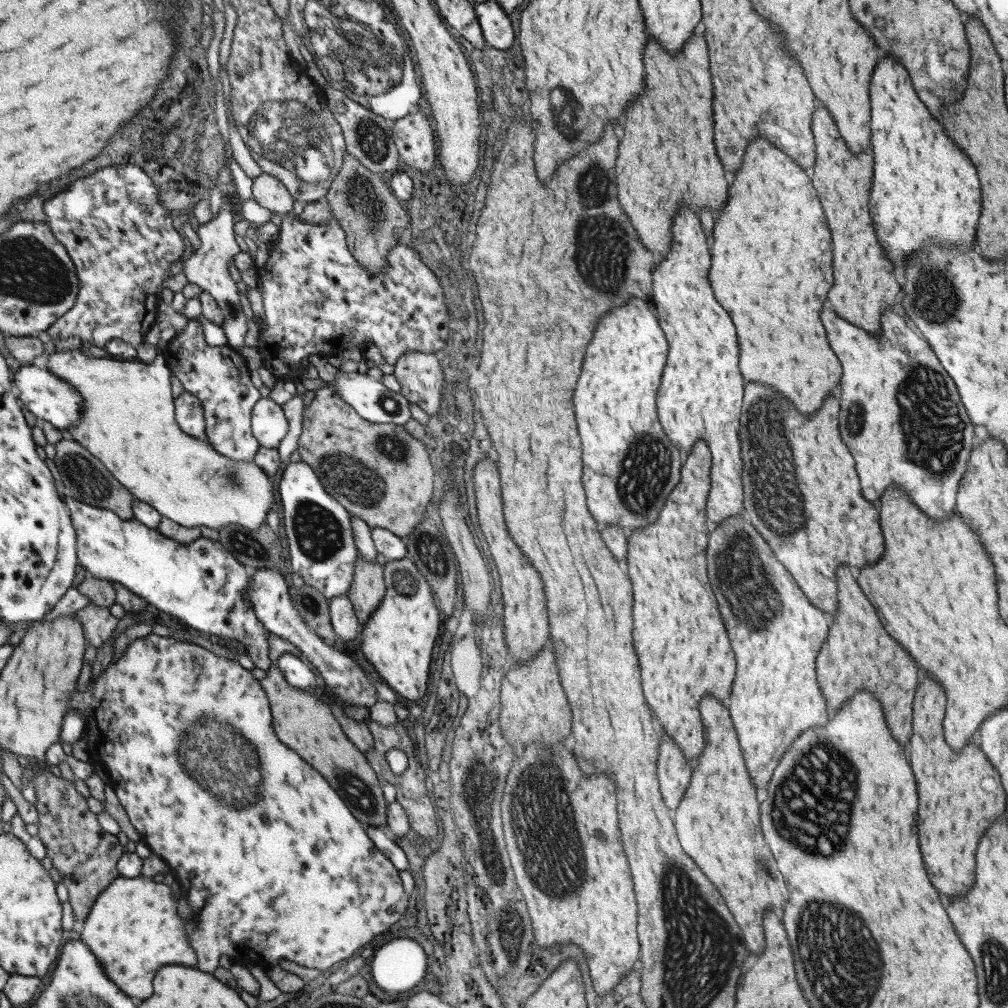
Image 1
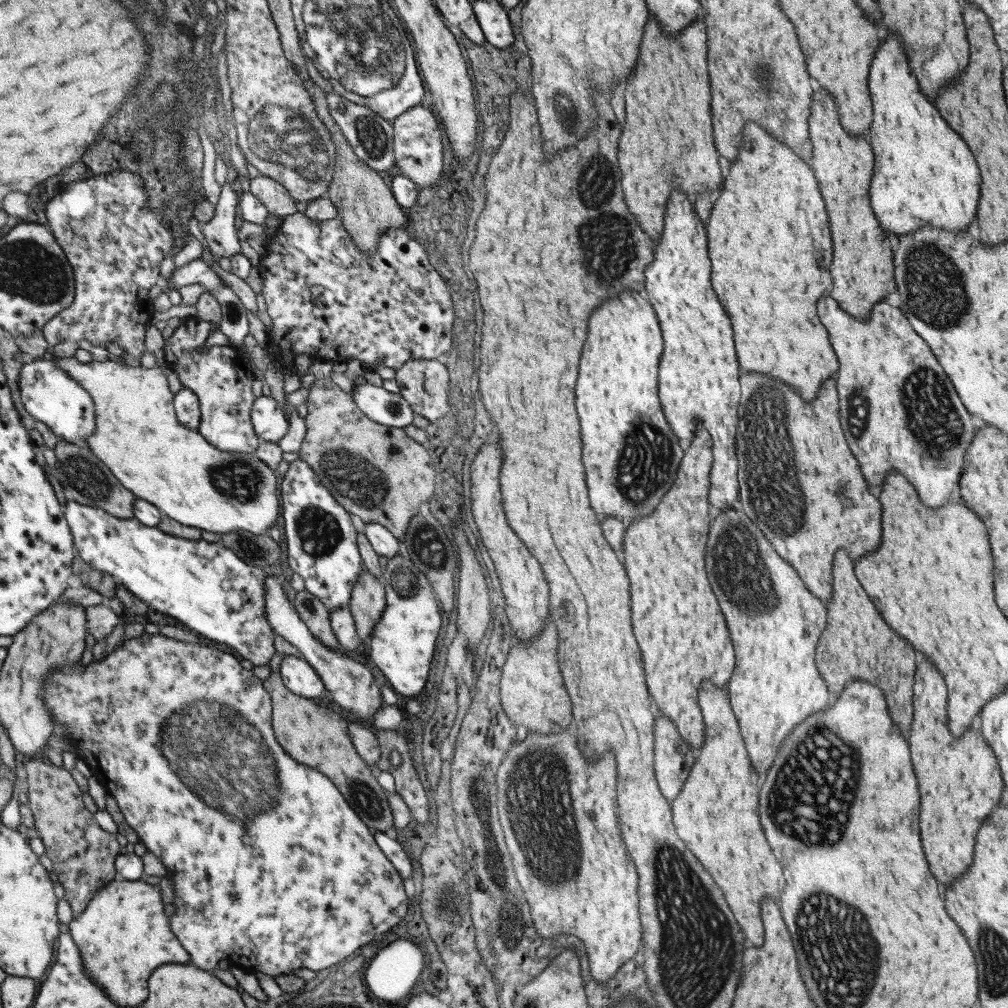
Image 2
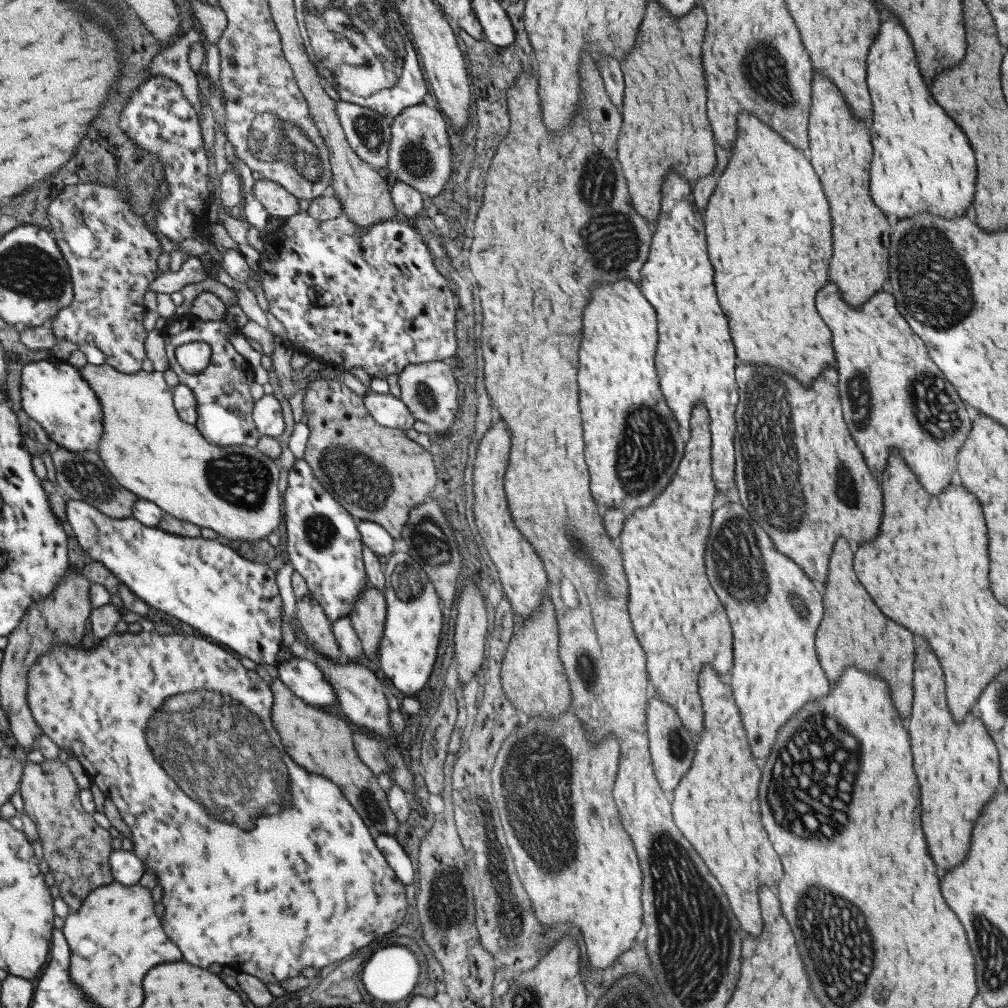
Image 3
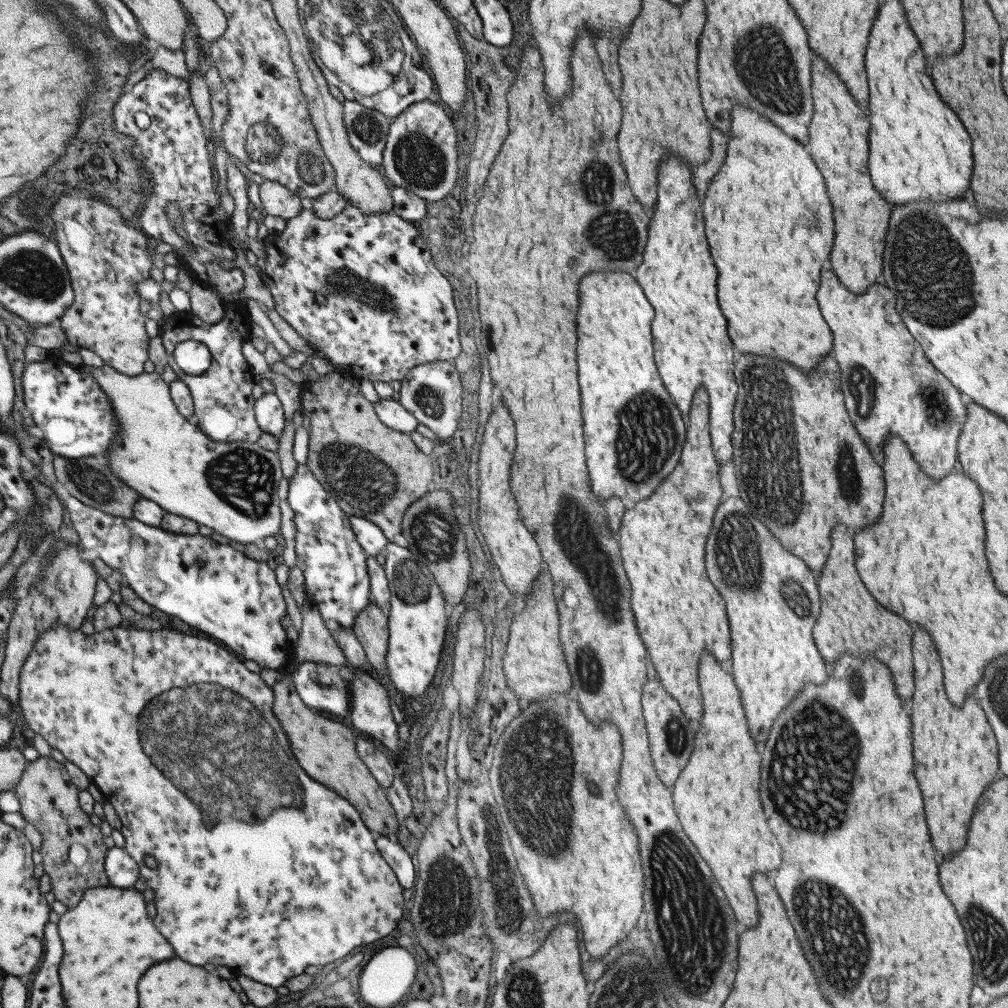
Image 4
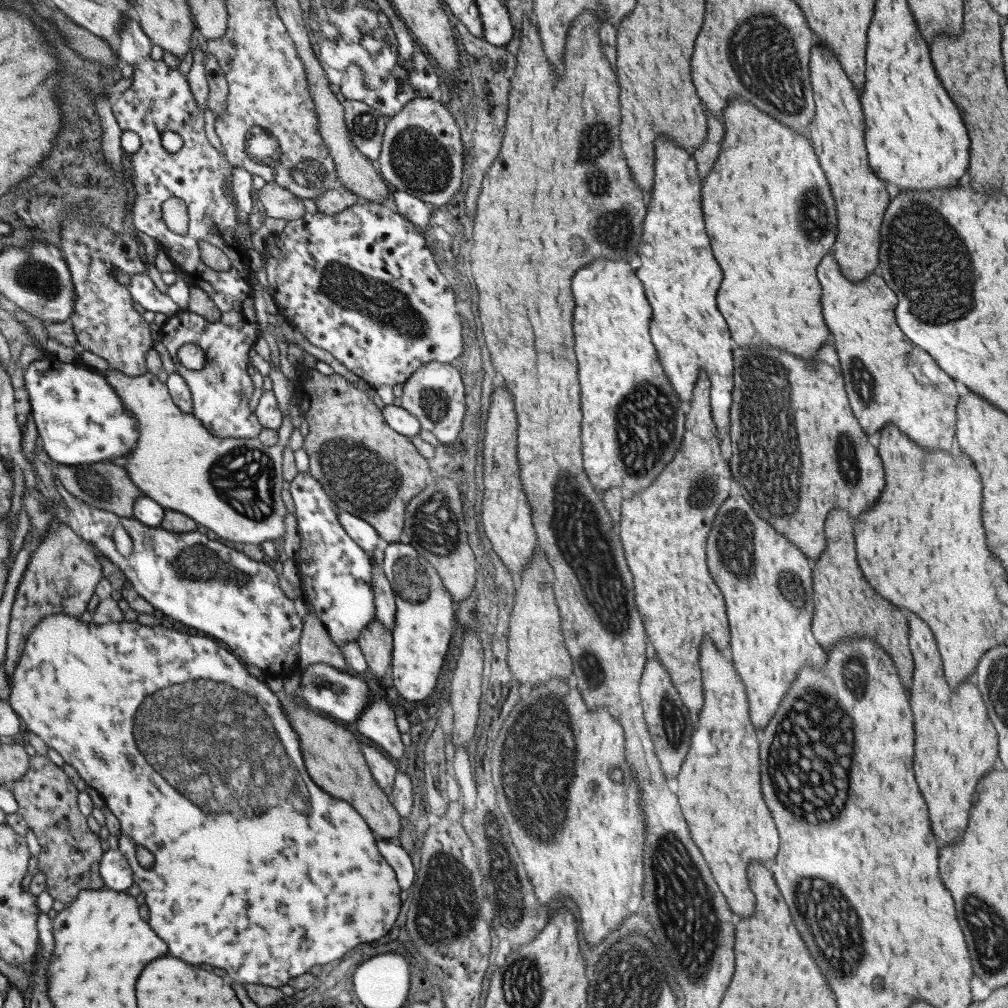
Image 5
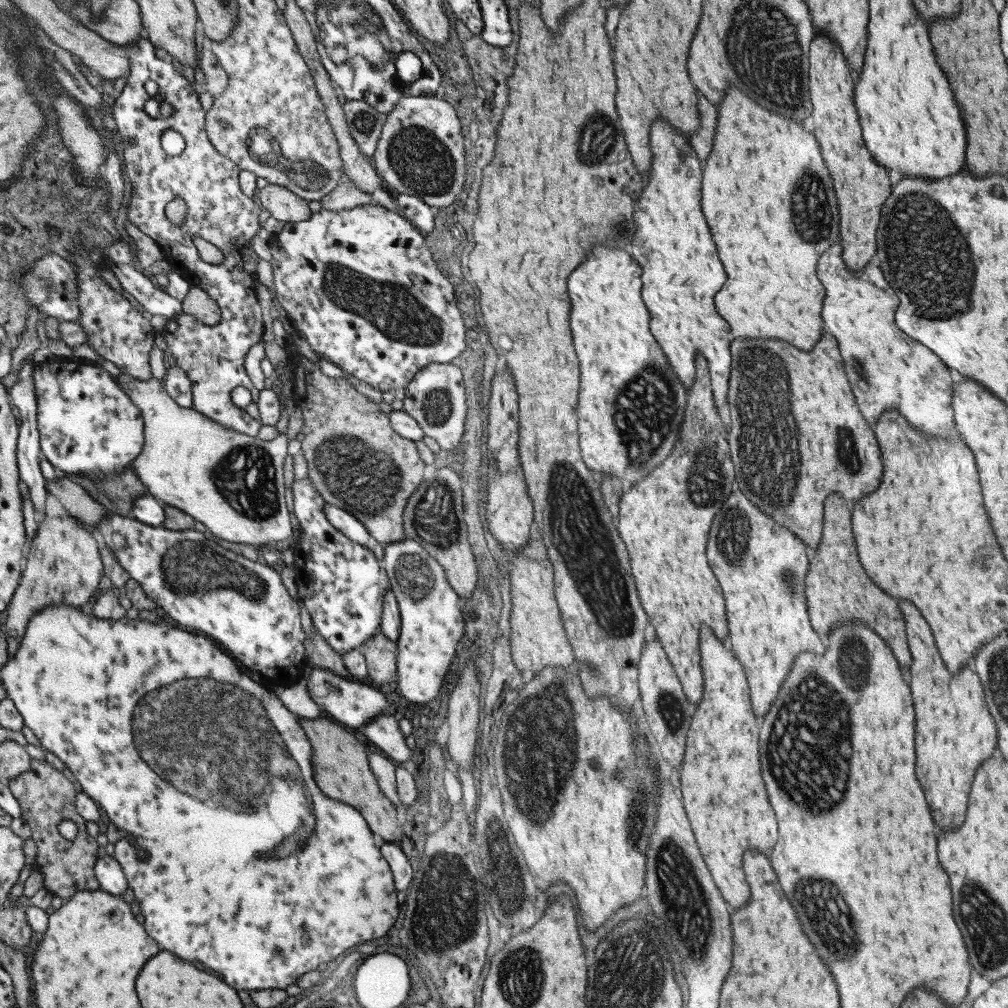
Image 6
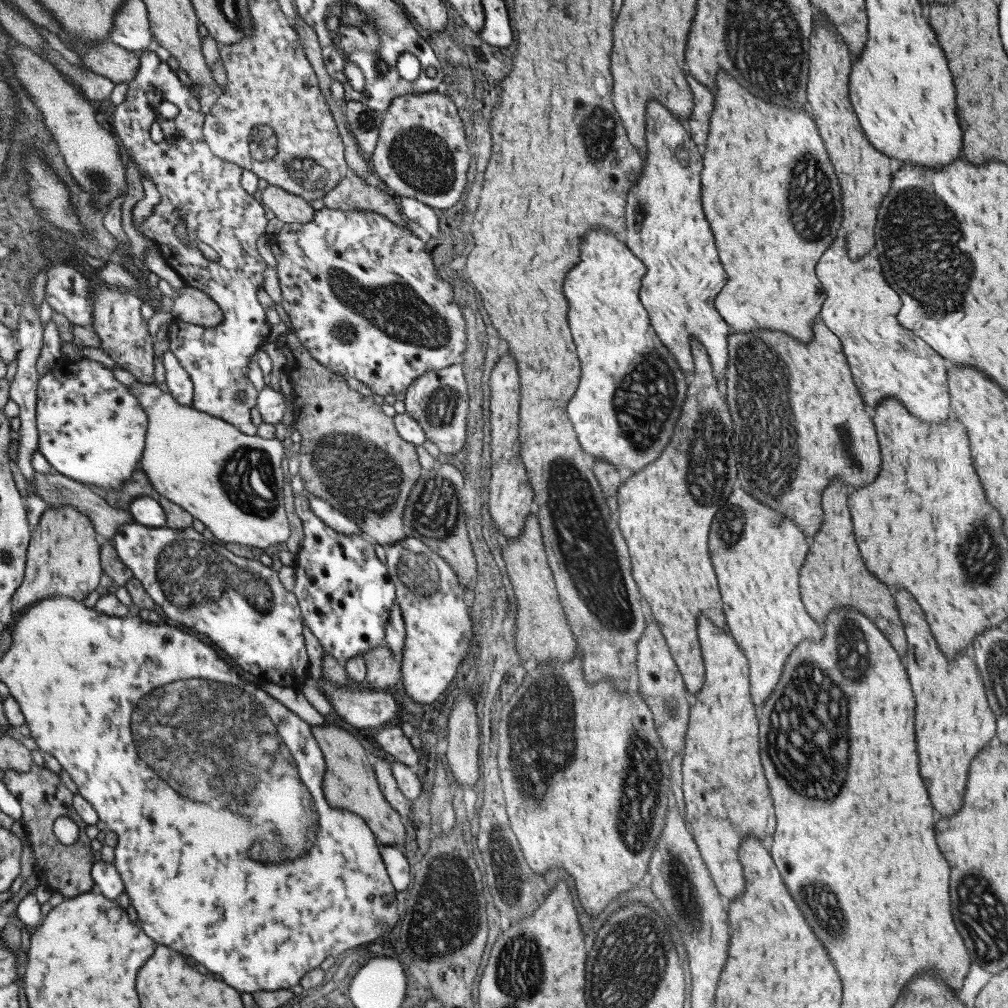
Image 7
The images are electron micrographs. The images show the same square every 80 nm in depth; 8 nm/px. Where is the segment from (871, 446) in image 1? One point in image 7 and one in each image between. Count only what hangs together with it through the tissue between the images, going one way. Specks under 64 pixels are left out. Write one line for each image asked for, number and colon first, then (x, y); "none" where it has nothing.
2: (883, 356)
3: (892, 395)
4: (889, 388)
5: (888, 379)
6: (886, 370)
7: (886, 360)

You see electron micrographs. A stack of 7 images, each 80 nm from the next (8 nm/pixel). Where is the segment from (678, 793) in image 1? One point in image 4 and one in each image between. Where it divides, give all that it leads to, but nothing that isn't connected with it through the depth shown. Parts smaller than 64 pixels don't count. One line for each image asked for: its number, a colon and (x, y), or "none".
2: (672, 757)
3: (671, 747)
4: (670, 735)

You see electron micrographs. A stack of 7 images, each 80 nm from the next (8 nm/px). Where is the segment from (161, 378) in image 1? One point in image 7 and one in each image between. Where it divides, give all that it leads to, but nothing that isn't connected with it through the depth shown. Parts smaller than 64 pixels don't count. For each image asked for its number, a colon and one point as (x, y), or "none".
2: (136, 435)
3: (152, 453)
4: (165, 458)
5: (177, 462)
6: (188, 461)
7: (218, 475)

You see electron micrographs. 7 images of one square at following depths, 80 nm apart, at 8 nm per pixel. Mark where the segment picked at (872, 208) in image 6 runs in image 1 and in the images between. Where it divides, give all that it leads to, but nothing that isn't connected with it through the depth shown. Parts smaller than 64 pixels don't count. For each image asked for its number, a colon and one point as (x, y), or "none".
1: (863, 287)
2: (862, 273)
3: (839, 151)
4: (838, 131)
5: (836, 132)

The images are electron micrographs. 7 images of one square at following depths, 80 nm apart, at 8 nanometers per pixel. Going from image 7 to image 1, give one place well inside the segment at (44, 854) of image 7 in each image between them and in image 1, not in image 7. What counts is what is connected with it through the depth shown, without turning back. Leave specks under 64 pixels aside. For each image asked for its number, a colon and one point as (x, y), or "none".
1: (85, 856)
2: (82, 854)
3: (76, 849)
4: (72, 850)
5: (70, 854)
6: (45, 796)

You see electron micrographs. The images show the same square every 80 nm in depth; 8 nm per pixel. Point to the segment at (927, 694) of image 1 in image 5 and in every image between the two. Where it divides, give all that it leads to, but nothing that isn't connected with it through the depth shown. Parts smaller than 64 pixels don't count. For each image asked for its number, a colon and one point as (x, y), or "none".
2: (959, 781)
3: (956, 763)
4: (955, 756)
5: (955, 742)

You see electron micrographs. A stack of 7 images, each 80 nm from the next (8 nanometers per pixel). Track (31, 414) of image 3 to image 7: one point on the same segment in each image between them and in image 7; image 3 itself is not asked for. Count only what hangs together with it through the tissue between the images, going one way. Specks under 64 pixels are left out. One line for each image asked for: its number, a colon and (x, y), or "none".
4: (74, 416)
5: (79, 419)
6: (86, 424)
7: (90, 428)

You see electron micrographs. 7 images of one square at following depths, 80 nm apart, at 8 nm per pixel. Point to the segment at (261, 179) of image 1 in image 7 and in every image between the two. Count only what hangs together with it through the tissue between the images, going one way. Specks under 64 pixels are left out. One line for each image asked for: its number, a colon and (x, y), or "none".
2: (269, 192)
3: (276, 201)
4: (276, 200)
5: (278, 202)
6: (282, 204)
7: (289, 208)

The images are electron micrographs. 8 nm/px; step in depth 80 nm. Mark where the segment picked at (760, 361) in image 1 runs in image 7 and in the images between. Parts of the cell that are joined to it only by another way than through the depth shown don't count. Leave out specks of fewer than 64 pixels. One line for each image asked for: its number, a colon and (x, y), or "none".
2: (768, 242)
3: (767, 228)
4: (768, 226)
5: (768, 212)
6: (767, 199)
7: (768, 191)

